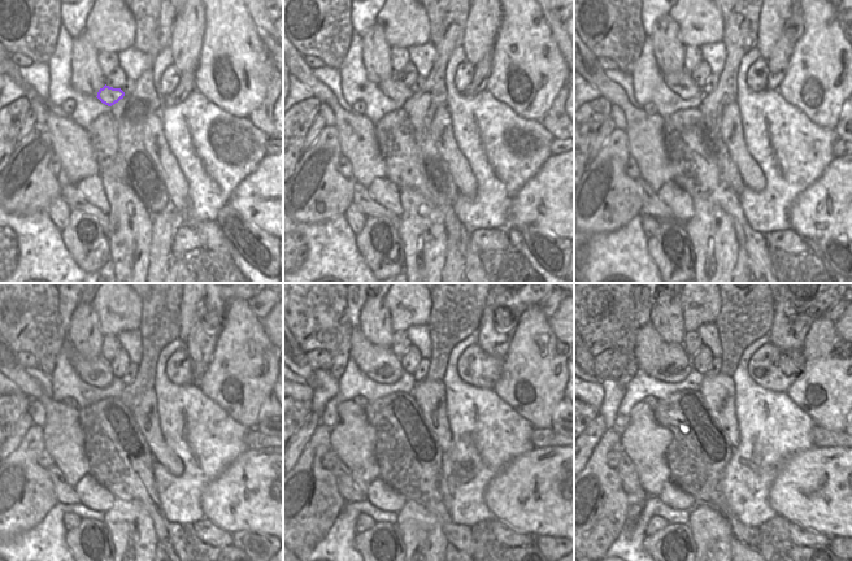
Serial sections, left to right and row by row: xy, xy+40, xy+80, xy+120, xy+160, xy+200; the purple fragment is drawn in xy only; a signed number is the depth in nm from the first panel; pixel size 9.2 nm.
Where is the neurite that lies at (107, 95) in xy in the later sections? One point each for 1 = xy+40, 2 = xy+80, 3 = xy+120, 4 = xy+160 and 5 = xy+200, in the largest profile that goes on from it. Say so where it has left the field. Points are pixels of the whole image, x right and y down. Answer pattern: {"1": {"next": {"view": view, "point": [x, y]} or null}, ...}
{"1": {"next": {"view": "xy+40", "point": [395, 90]}}, "2": {"next": {"view": "xy+80", "point": [681, 83]}}, "3": {"next": {"view": "xy+120", "point": [96, 372]}}, "4": {"next": {"view": "xy+160", "point": [379, 364]}}, "5": {"next": {"view": "xy+200", "point": [664, 361]}}}

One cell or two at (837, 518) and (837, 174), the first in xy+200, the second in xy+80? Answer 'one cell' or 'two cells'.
one cell

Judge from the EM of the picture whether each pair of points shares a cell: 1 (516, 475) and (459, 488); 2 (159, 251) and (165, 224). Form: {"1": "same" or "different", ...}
{"1": "different", "2": "same"}

